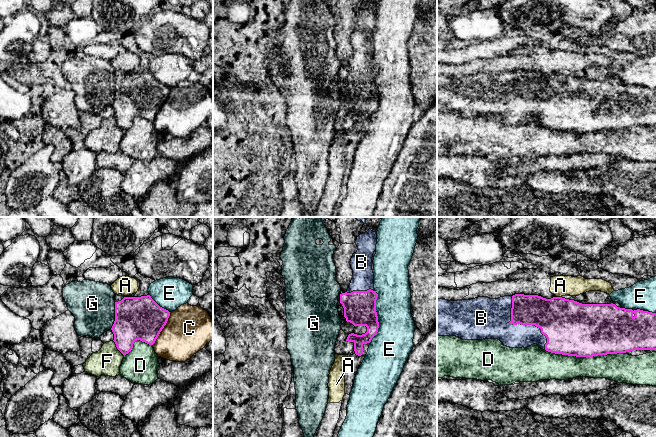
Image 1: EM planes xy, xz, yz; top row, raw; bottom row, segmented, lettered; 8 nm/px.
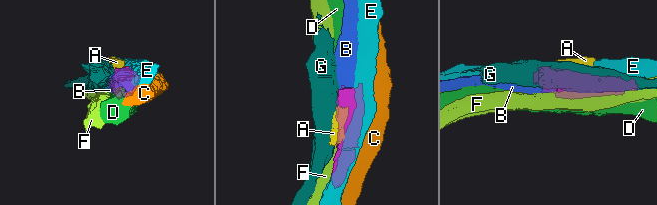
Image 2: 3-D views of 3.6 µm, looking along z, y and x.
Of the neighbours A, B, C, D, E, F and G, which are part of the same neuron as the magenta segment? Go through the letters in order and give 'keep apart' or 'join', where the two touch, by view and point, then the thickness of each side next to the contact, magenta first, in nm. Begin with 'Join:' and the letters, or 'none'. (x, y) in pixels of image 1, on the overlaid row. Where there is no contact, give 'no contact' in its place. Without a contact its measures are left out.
Join: B
A: keep apart; meets magenta in yz at (558, 297); 420 nm thick on the magenta side, 160 nm on the other
B: join; meets magenta in yz at (522, 324); 280 nm thick on the magenta side, 260 nm on the other
C: keep apart; meets magenta in xy at (163, 327); 360 nm thick on the magenta side, 360 nm on the other
D: keep apart; meets magenta in yz at (575, 355); 440 nm thick on the magenta side, 220 nm on the other
E: keep apart; meets magenta in xz at (377, 316); 260 nm thick on the magenta side, 300 nm on the other
F: keep apart; meets magenta in xy at (117, 348); 300 nm thick on the magenta side, 220 nm on the other
G: keep apart; meets magenta in xy at (115, 316); 360 nm thick on the magenta side, 360 nm on the other

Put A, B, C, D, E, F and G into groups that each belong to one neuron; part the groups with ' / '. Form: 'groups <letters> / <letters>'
groups A / B / C / D / E / F / G

